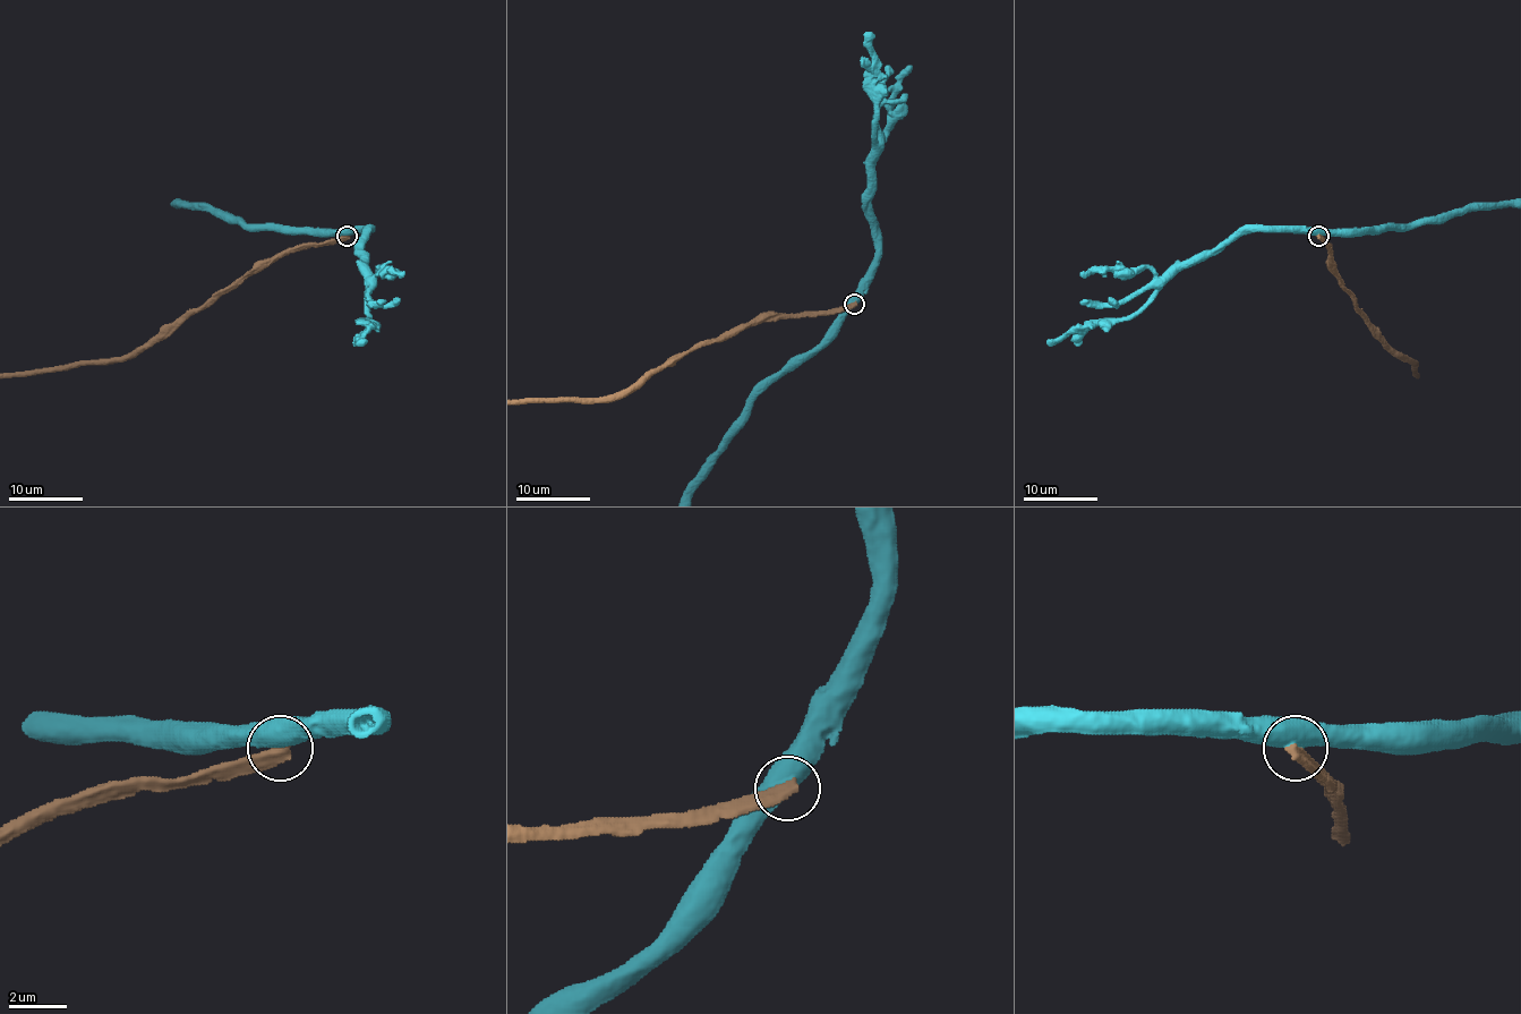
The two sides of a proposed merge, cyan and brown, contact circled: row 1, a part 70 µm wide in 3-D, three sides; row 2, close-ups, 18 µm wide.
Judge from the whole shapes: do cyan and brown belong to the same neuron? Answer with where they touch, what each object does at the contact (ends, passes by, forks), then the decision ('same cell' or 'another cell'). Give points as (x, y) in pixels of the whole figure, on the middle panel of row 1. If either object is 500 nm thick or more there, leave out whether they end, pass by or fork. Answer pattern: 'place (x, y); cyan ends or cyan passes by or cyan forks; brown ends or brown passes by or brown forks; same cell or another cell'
place (854, 304); another cell

